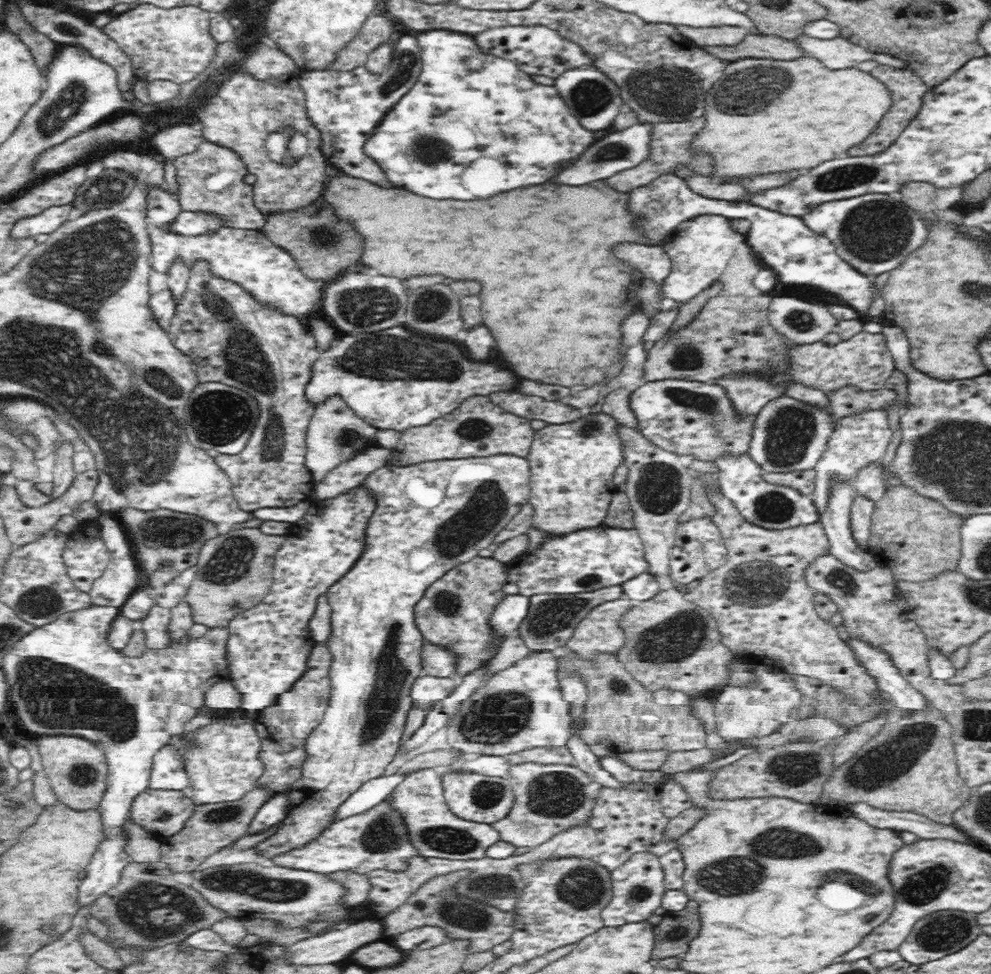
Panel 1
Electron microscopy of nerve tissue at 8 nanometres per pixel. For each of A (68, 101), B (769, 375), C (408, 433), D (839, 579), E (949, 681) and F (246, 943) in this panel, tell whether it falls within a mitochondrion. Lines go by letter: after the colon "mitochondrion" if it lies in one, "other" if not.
A: mitochondrion
B: other
C: other
D: mitochondrion
E: other
F: other

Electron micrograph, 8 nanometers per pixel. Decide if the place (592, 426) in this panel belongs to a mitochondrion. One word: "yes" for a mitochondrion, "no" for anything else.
yes

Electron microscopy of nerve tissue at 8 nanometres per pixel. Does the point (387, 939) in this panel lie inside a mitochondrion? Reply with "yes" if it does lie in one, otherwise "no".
no

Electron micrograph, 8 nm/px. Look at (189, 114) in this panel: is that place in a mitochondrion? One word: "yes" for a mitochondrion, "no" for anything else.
no

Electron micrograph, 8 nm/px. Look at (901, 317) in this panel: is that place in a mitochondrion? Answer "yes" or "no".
no

